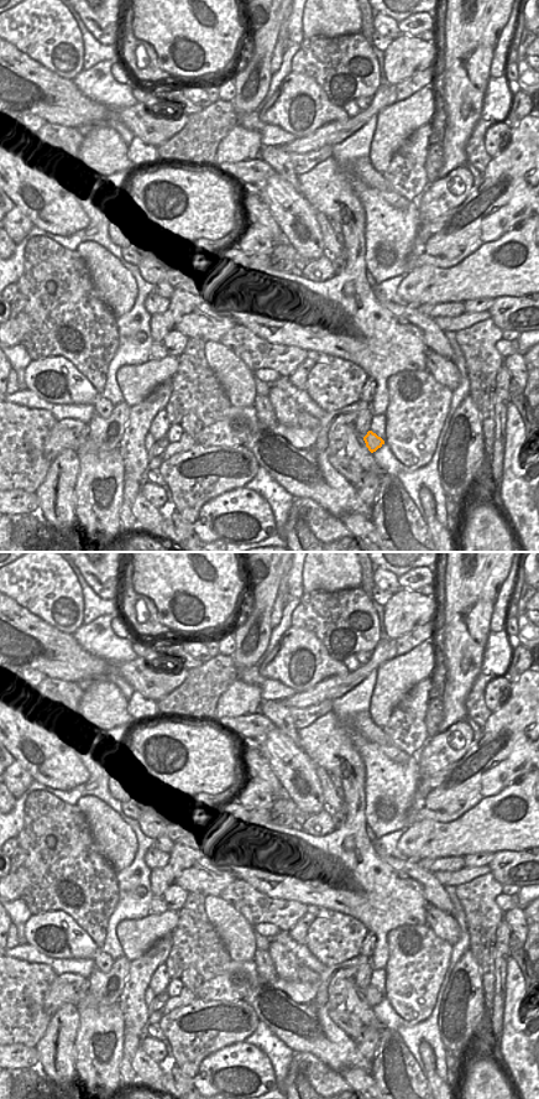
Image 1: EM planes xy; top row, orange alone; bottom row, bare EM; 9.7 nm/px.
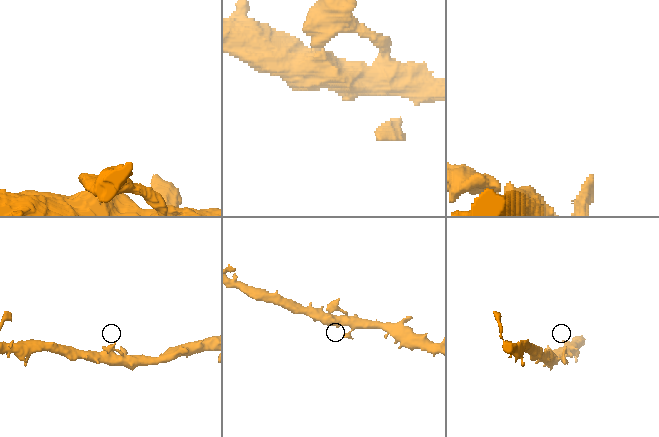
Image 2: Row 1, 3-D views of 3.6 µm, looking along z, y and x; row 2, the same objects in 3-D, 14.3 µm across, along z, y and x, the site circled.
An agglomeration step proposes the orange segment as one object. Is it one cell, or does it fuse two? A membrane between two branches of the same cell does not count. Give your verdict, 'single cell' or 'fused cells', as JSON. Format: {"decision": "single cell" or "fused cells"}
{"decision": "single cell"}

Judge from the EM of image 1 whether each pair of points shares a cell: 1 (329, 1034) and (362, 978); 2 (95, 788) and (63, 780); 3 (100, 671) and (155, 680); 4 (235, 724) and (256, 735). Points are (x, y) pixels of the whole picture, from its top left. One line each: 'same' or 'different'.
1: different
2: different
3: same
4: same

